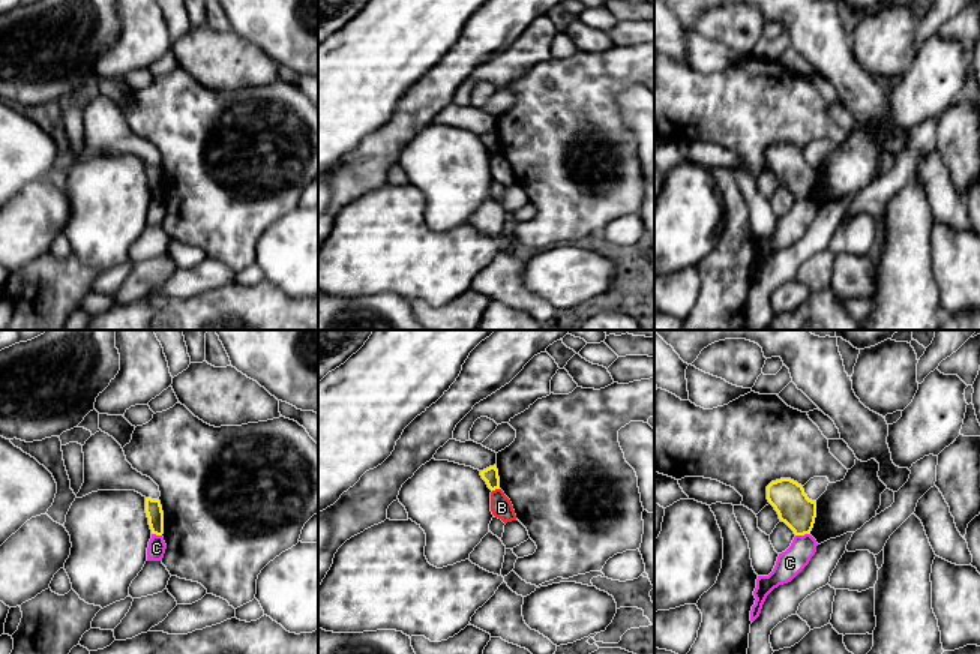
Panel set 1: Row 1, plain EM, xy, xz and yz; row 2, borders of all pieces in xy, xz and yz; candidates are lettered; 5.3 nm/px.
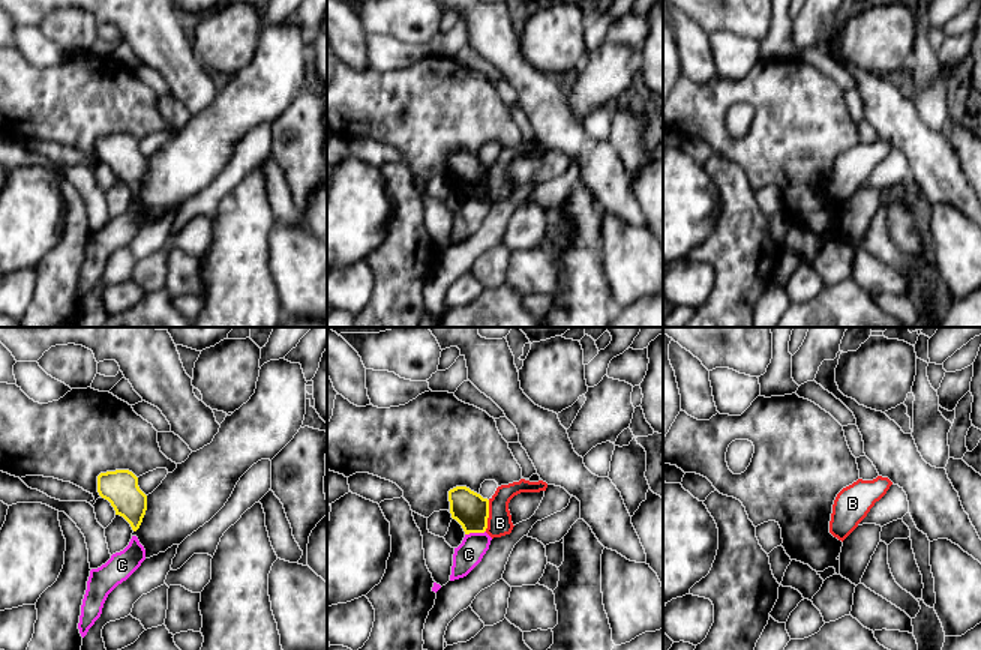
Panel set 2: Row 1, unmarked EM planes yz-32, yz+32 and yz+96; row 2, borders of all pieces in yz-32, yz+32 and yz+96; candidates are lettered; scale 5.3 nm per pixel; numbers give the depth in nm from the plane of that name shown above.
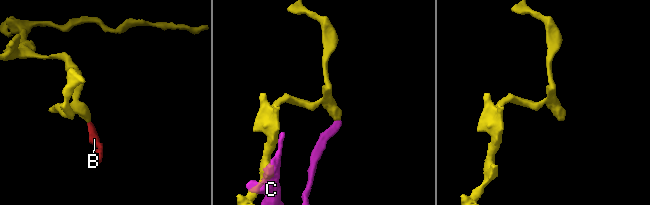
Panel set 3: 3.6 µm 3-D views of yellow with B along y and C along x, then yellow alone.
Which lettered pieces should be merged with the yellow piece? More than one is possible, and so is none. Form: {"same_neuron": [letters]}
{"same_neuron": []}

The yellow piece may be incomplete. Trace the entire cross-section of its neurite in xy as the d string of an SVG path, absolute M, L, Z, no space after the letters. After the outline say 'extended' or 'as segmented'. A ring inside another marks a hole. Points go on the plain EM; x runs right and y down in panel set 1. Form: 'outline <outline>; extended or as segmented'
outline M146 162L146 177L152 198L164 198L164 176L159 164Z; as segmented

